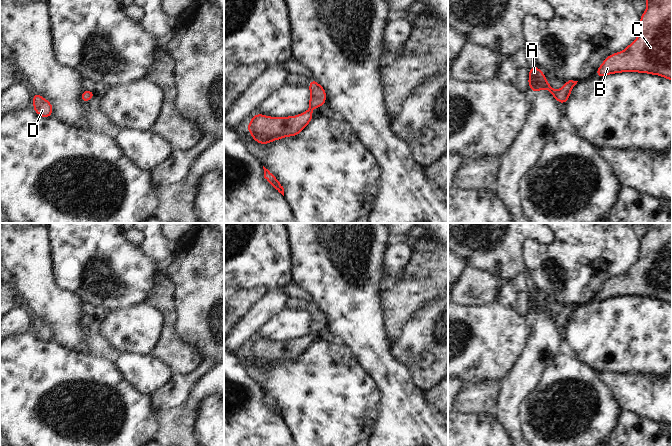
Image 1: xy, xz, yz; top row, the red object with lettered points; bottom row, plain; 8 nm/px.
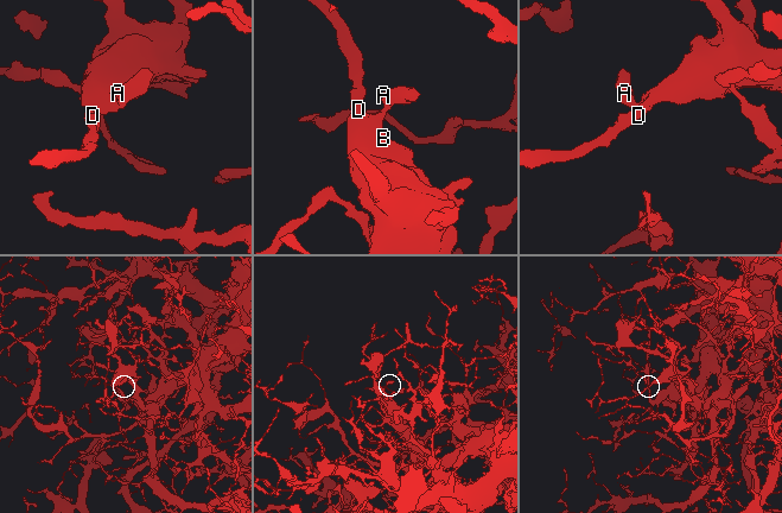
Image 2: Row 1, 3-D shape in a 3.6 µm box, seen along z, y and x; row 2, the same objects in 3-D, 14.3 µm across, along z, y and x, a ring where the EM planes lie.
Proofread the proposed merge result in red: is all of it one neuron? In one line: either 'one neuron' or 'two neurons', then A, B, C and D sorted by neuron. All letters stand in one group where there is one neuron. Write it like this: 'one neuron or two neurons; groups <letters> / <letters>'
one neuron; groups A B C D

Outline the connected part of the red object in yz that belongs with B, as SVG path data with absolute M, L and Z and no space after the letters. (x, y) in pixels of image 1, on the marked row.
M646 0L647 8L640 16L640 33L623 51L606 57L595 76L637 72L659 75L672 81L672 0Z

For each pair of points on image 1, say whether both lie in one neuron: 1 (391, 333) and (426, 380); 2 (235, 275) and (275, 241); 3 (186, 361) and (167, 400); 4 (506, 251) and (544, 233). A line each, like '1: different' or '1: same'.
1: different
2: same
3: different
4: same

